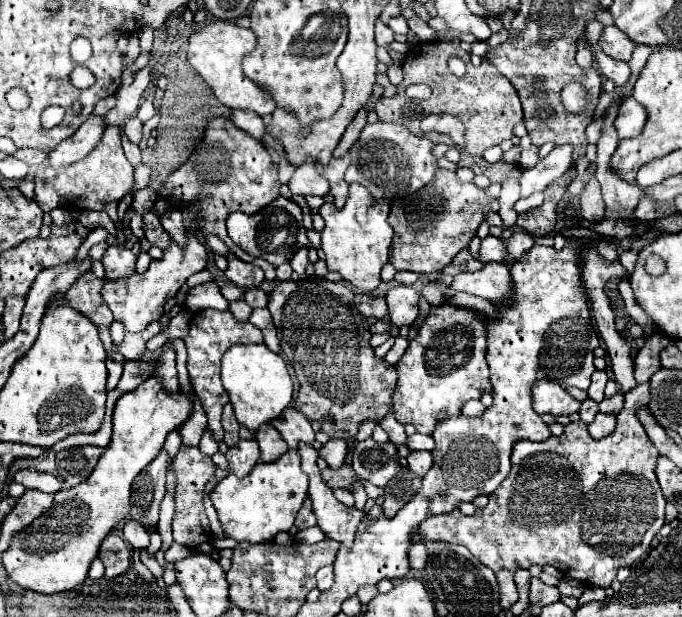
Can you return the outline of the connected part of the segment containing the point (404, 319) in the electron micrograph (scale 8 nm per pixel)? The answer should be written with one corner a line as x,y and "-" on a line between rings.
398,285
392,287
386,293
386,303
388,303
388,310
390,321
394,327
404,327
404,325
412,325
418,317
418,297
411,286

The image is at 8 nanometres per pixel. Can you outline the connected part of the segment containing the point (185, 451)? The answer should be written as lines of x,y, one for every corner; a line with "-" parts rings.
182,445
174,463
174,473
178,479
176,485
176,515
174,515
174,523
172,523
172,531
174,531
174,541
182,543
182,545
190,545
190,543
204,543
210,539
210,525
208,525
208,517
202,505
202,495
204,495
204,487
206,483
214,477
216,465
212,463
212,459
204,453
200,453
198,447
188,447

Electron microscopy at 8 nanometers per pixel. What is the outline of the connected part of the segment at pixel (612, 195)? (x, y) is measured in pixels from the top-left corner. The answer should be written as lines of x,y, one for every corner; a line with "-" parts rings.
612,107
610,113
606,115
606,125
604,125
604,133
598,141
598,157
596,157
596,179
602,185
602,195
604,195
604,203
606,203
606,213
604,219
596,224
590,224
588,221
581,219
579,226
596,231
598,235
606,235
606,237
616,237
616,239
626,239
634,233
634,209
638,205
638,201
642,199
642,191
638,185
630,185
626,181
622,181
614,171
610,171
610,159
612,153
616,151
618,145
618,135
614,131
614,117
618,113
618,107

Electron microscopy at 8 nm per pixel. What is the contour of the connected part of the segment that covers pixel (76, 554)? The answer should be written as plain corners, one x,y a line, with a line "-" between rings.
150,377
134,391
124,393
114,407
112,439
92,475
72,489
54,493
52,507
12,537
10,547
2,555
8,577
22,589
44,595
70,591
80,585
86,579
104,537
118,521
126,519
134,477
156,459
166,435
180,429
190,413
192,397
182,389
180,395
168,395
158,377

